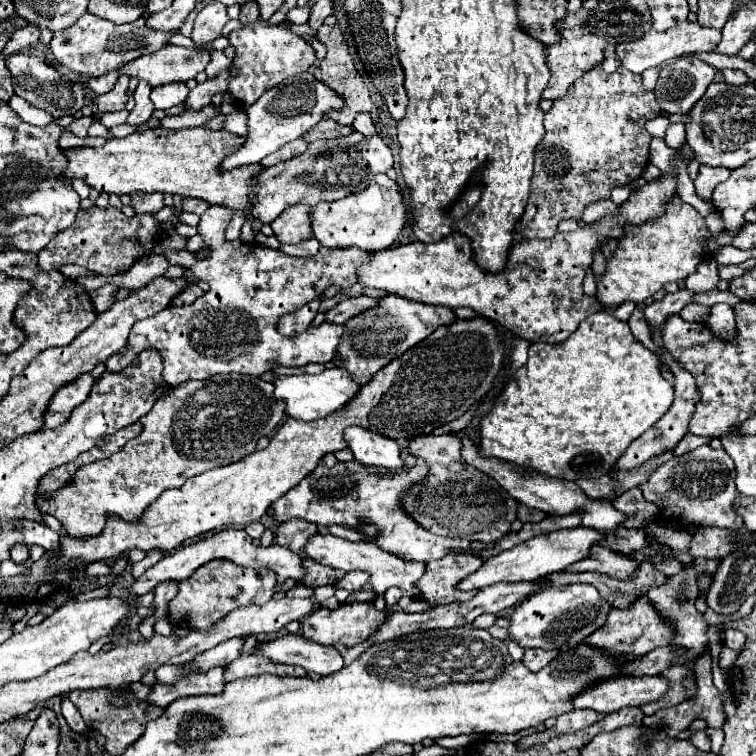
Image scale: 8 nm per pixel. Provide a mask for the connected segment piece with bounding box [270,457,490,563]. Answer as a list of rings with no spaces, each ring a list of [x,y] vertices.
[[[418,457],[416,465],[410,471],[398,475],[370,473],[370,469],[356,459],[338,461],[334,467],[326,467],[324,463],[320,463],[294,489],[290,489],[290,493],[282,495],[274,505],[270,505],[274,511],[272,519],[284,523],[292,517],[298,517],[316,525],[342,525],[348,529],[358,529],[360,525],[374,525],[378,529],[378,537],[374,537],[374,543],[404,561],[428,563],[448,555],[450,551],[490,549],[490,545],[478,545],[478,541],[432,535],[428,529],[422,529],[422,525],[418,525],[414,517],[408,517],[400,503],[400,493],[412,489],[412,485],[418,483],[422,477],[426,477],[426,461],[422,461],[422,457]]]

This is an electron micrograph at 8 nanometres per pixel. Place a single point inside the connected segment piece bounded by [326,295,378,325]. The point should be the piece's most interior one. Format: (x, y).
(345, 310)

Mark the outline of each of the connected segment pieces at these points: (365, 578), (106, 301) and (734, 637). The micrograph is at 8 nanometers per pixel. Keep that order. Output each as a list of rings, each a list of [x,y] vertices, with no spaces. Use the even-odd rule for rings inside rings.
[[[346,573],[344,579],[336,583],[336,587],[344,587],[344,589],[348,589],[348,591],[358,591],[358,589],[362,589],[368,581],[370,581],[370,575],[368,575],[368,573]]]
[[[104,285],[98,289],[98,293],[92,297],[92,305],[94,305],[96,313],[106,311],[114,303],[114,291],[118,291],[116,285]]]
[[[726,629],[724,631],[724,645],[730,647],[730,649],[734,649],[734,651],[742,649],[744,639],[746,639],[746,635],[742,631],[738,631],[738,629]]]

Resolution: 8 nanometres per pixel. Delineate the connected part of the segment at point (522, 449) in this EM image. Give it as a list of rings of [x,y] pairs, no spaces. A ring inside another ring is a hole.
[[[604,311],[590,315],[558,345],[532,343],[526,363],[528,367],[518,369],[518,381],[508,381],[492,409],[480,419],[478,453],[550,477],[578,481],[606,475],[628,445],[650,429],[674,401],[674,389],[662,379],[656,353],[638,343],[626,321]]]

